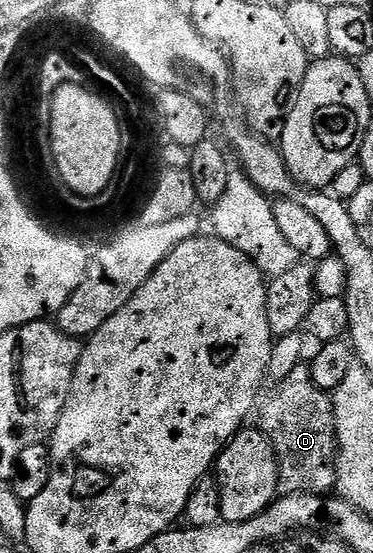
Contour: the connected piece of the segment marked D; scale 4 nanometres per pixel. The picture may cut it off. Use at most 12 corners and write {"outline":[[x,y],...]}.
{"outline":[[306,365],[258,396],[278,495],[329,496],[333,398]]}

